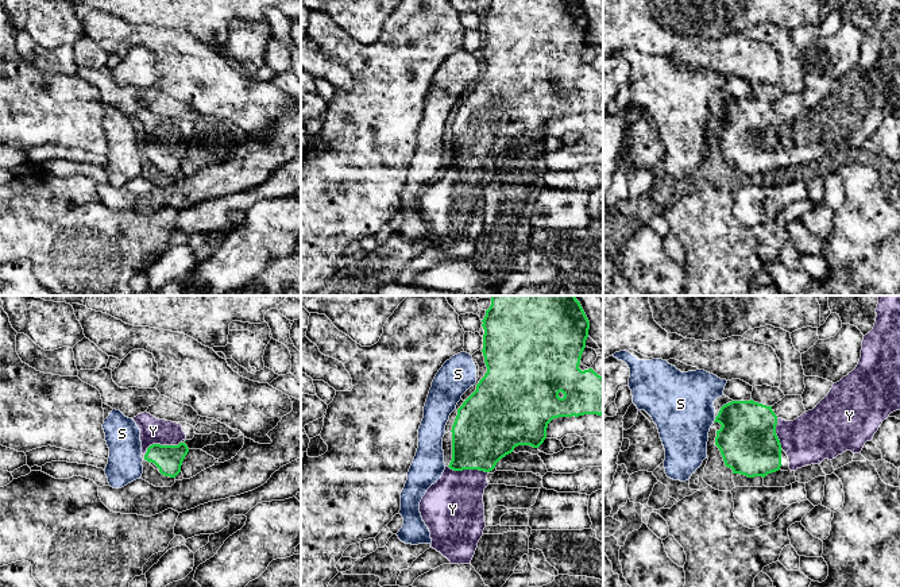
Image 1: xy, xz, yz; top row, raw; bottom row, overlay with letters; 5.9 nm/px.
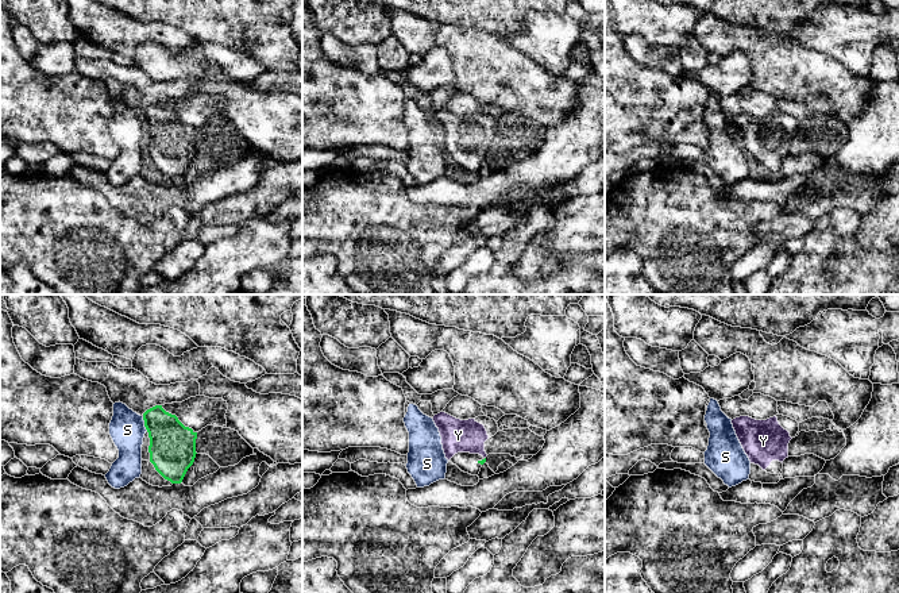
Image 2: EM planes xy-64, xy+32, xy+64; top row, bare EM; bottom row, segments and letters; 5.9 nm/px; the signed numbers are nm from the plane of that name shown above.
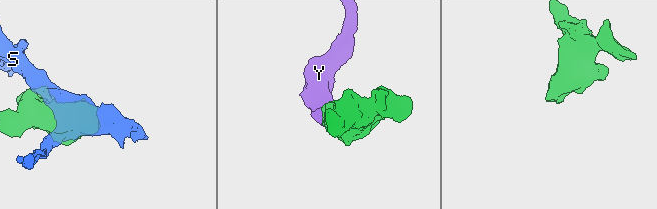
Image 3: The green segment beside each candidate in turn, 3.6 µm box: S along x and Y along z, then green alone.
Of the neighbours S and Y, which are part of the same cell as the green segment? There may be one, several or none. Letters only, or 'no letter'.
Y

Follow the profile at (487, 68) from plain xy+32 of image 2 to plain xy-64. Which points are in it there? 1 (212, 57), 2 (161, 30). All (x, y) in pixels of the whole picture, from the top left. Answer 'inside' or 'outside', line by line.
1: outside
2: inside

